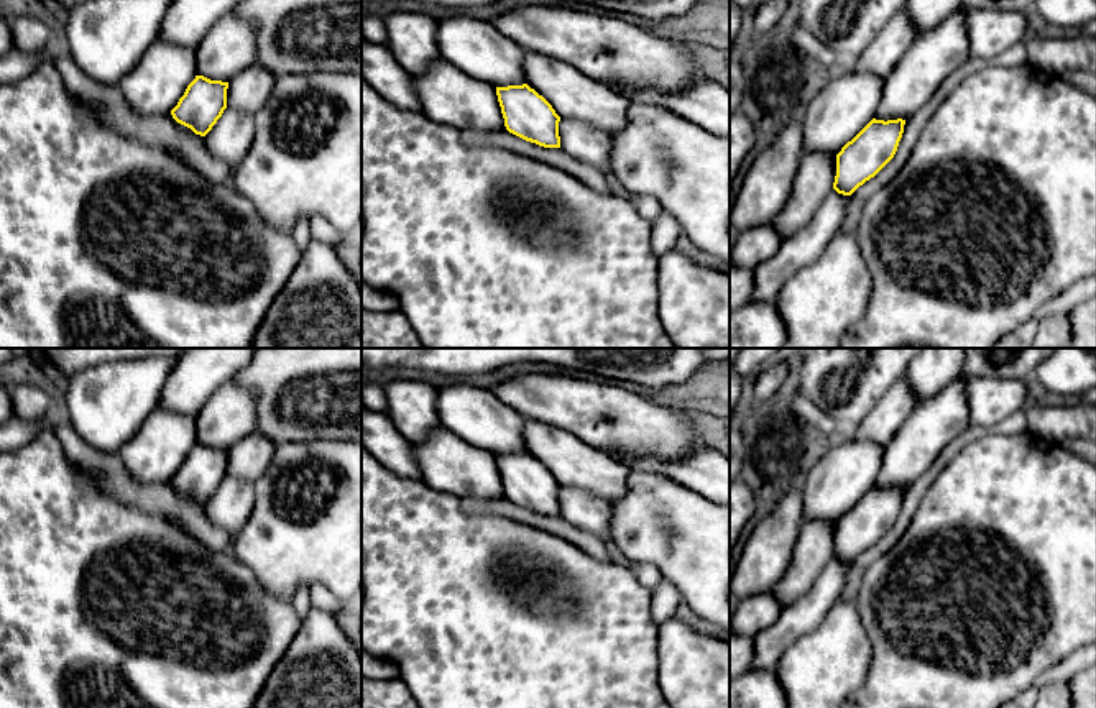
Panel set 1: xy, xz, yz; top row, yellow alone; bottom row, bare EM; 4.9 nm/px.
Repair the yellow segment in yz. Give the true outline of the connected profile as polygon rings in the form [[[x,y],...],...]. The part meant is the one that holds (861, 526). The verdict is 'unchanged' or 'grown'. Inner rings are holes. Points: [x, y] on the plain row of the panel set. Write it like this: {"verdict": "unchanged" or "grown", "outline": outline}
{"verdict": "unchanged", "outline": [[[873,486],[836,522],[833,557],[851,563],[859,554],[874,545],[896,522],[905,488]]]}

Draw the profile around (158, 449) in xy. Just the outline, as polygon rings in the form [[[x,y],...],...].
[[[156,407],[120,455],[135,481],[168,481],[196,444],[196,416]]]

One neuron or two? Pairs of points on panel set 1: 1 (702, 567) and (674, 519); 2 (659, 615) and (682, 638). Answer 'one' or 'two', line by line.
1: one
2: two

